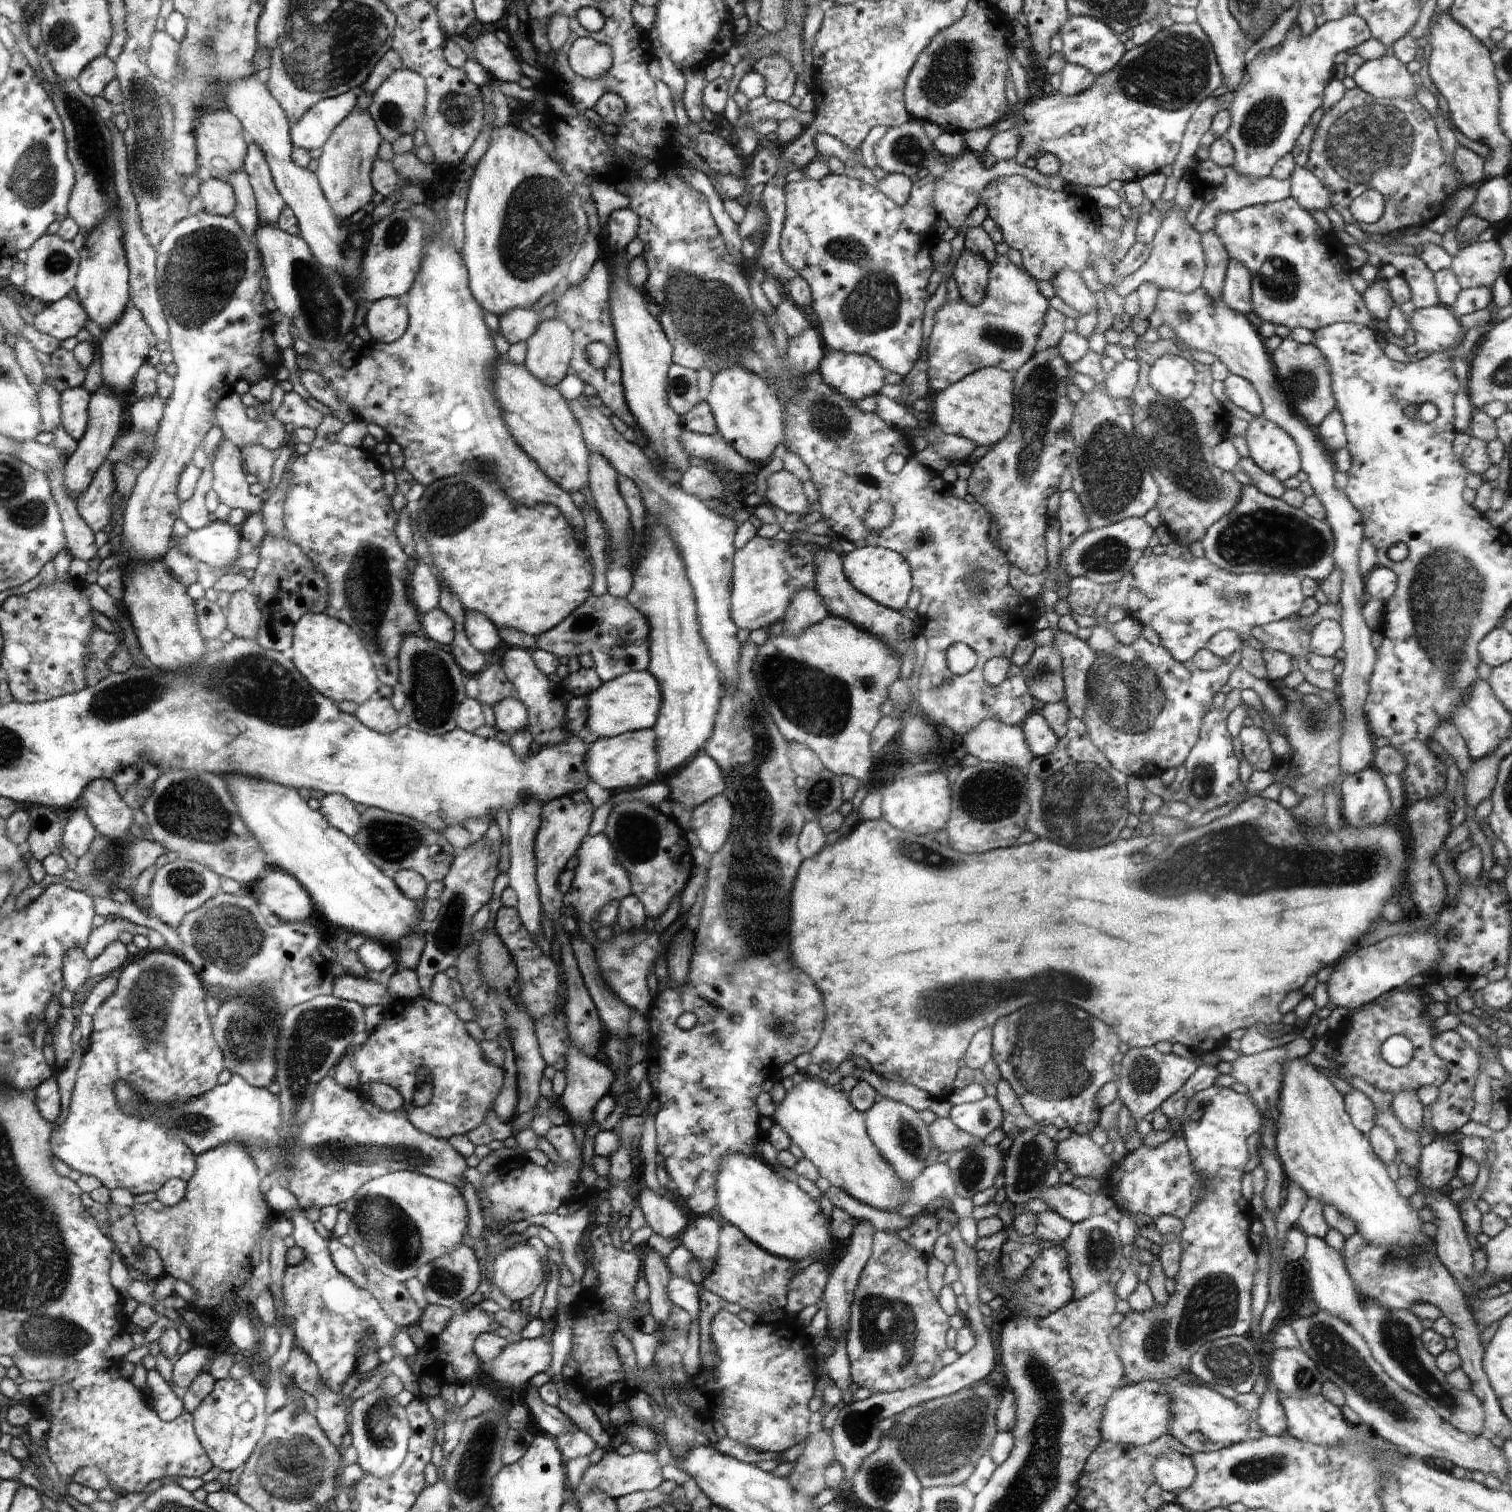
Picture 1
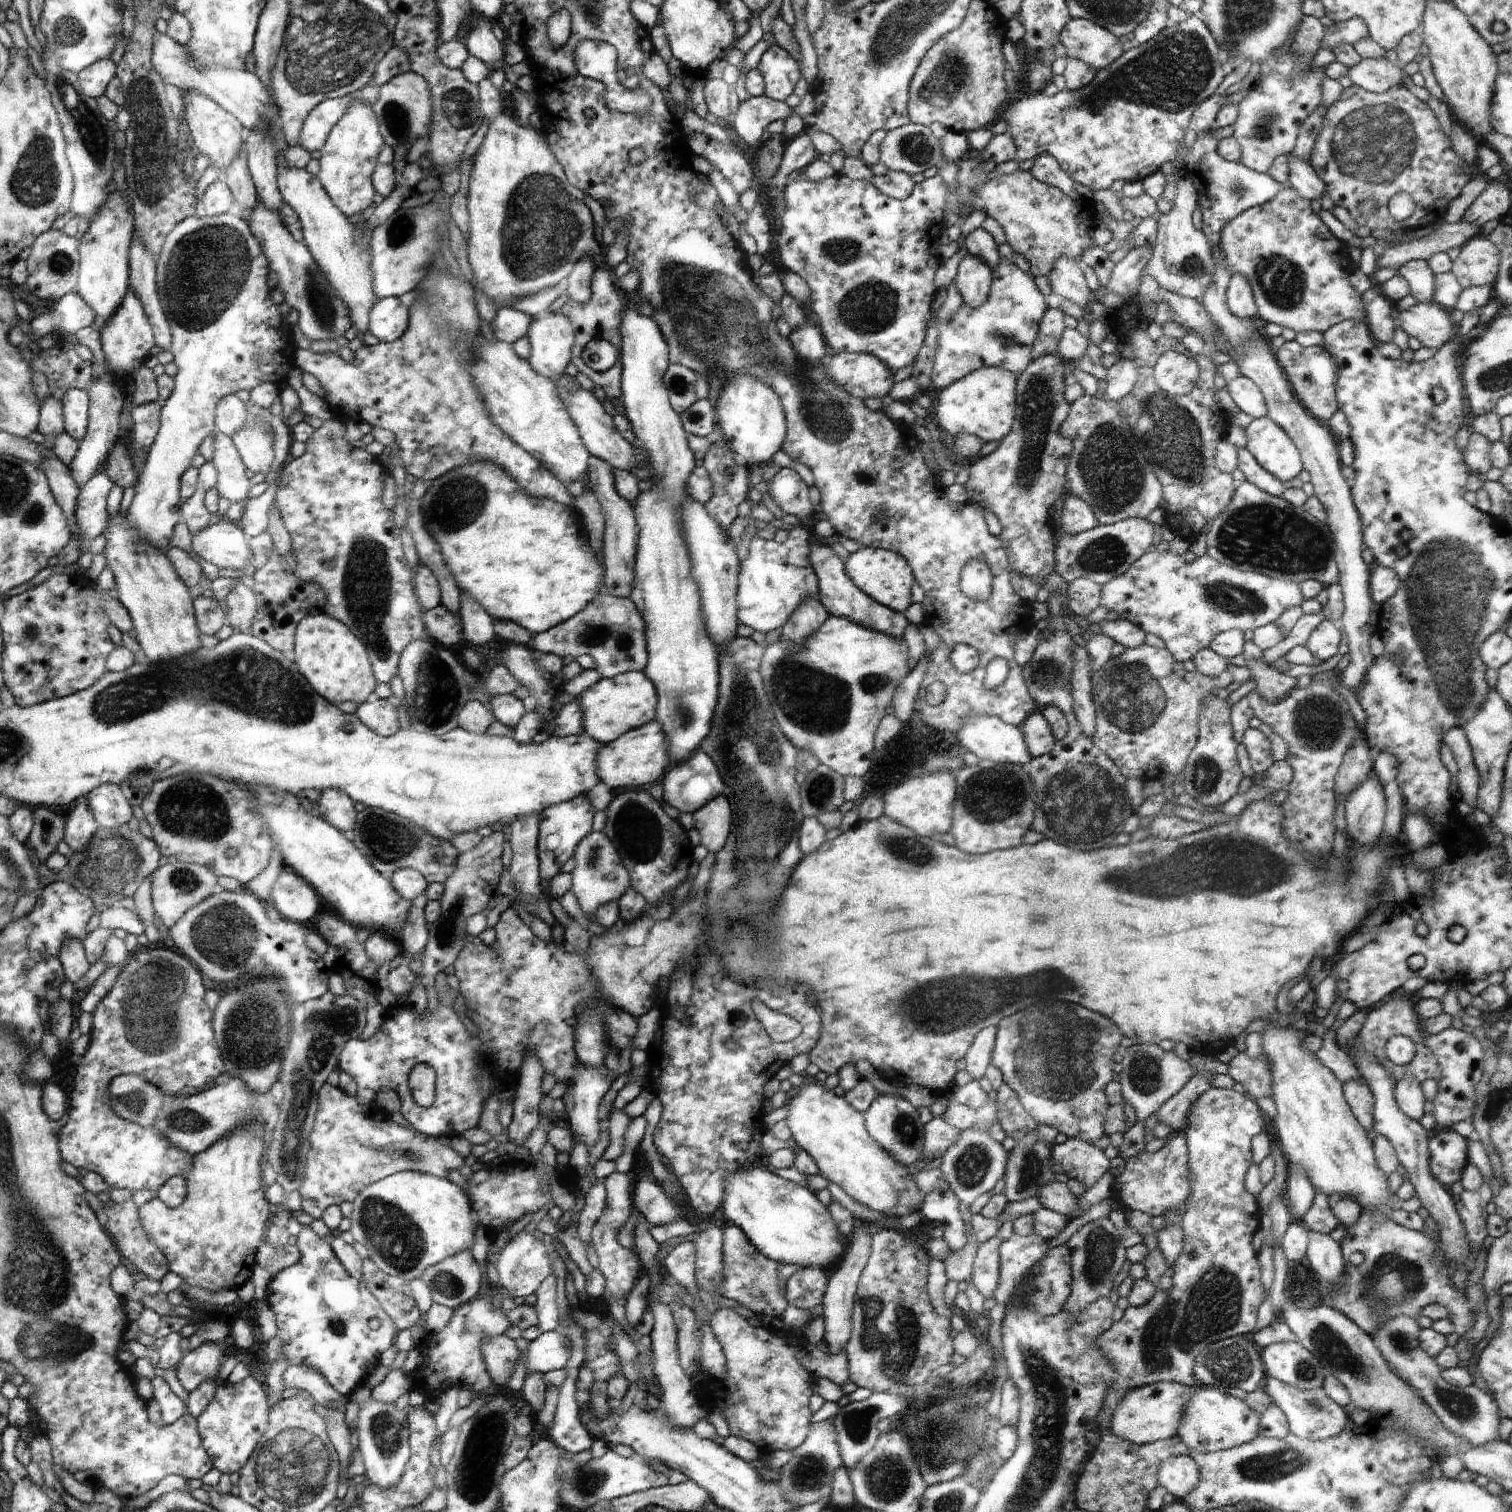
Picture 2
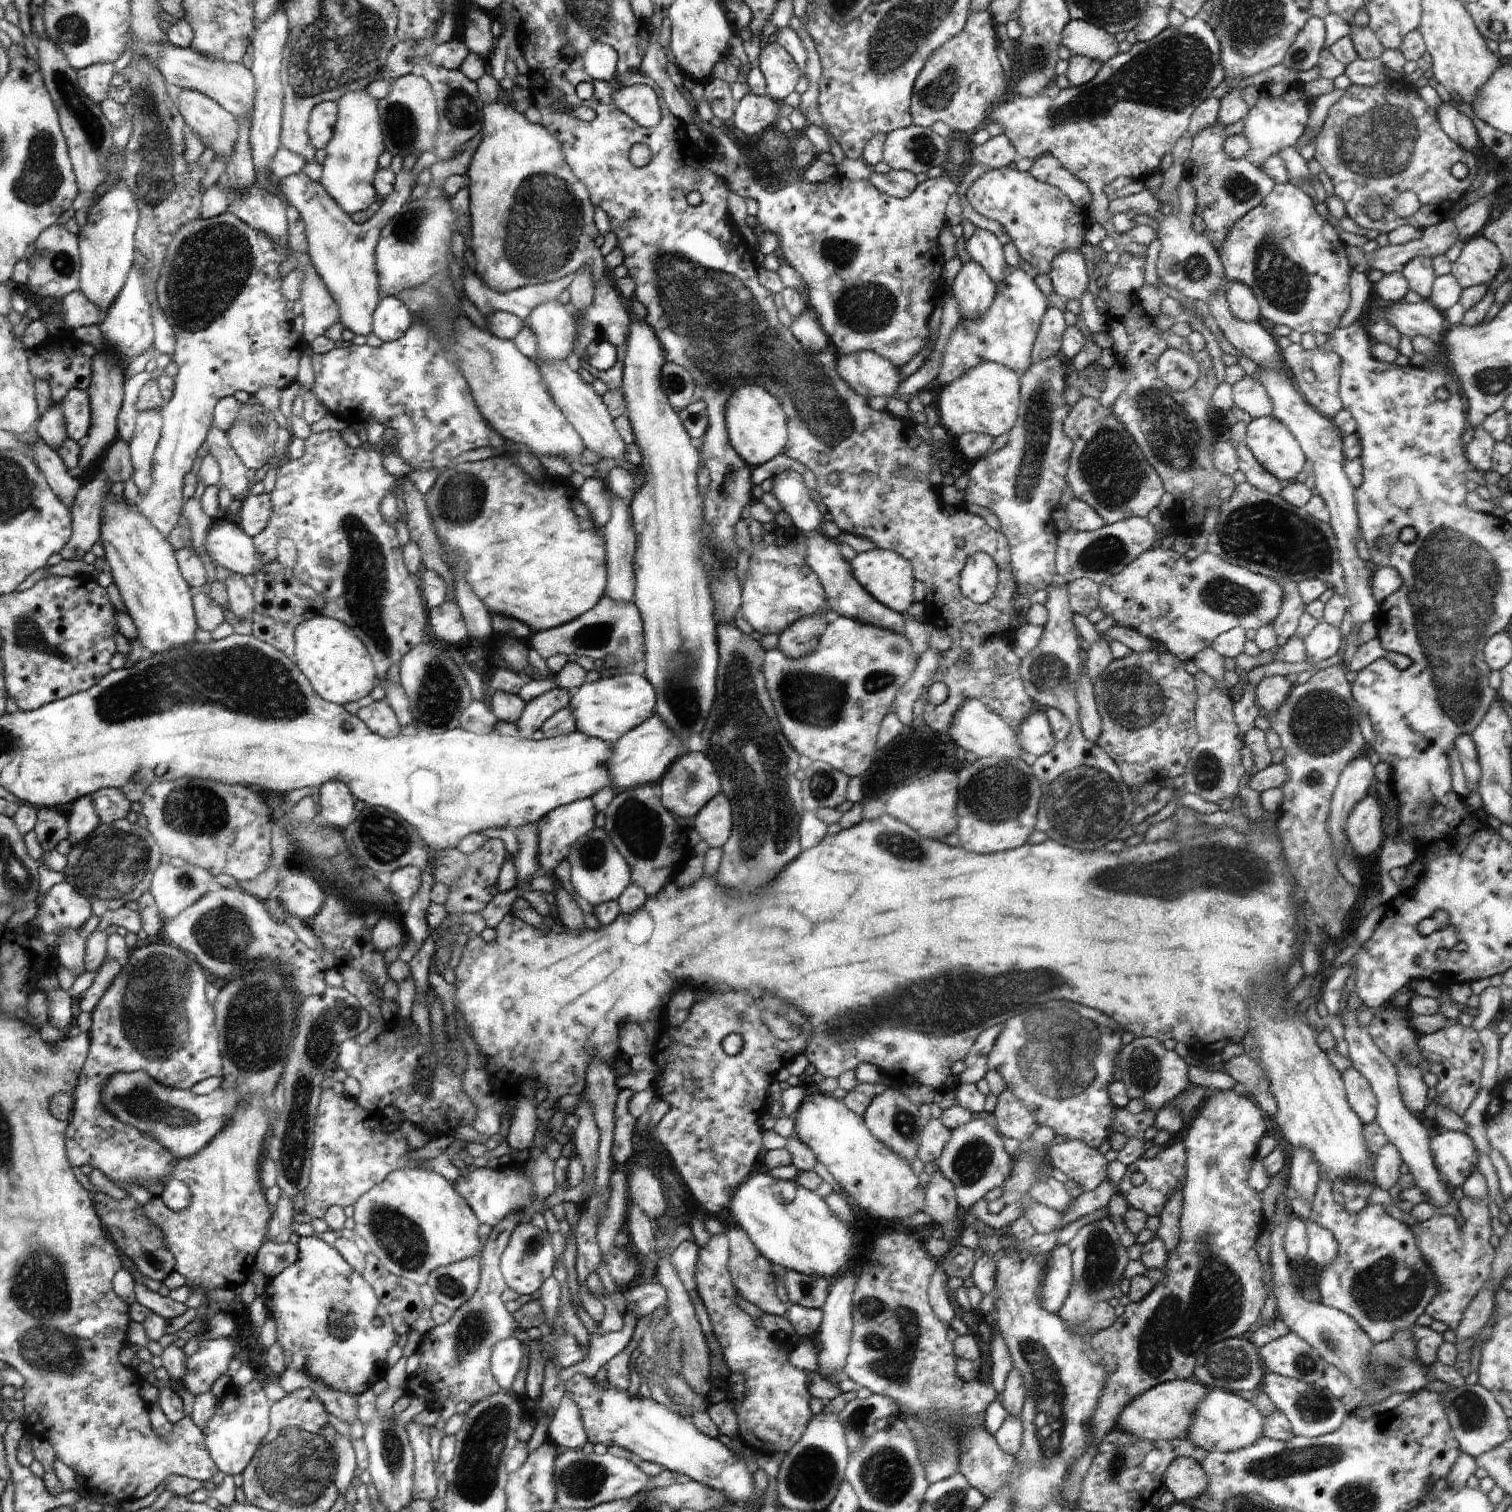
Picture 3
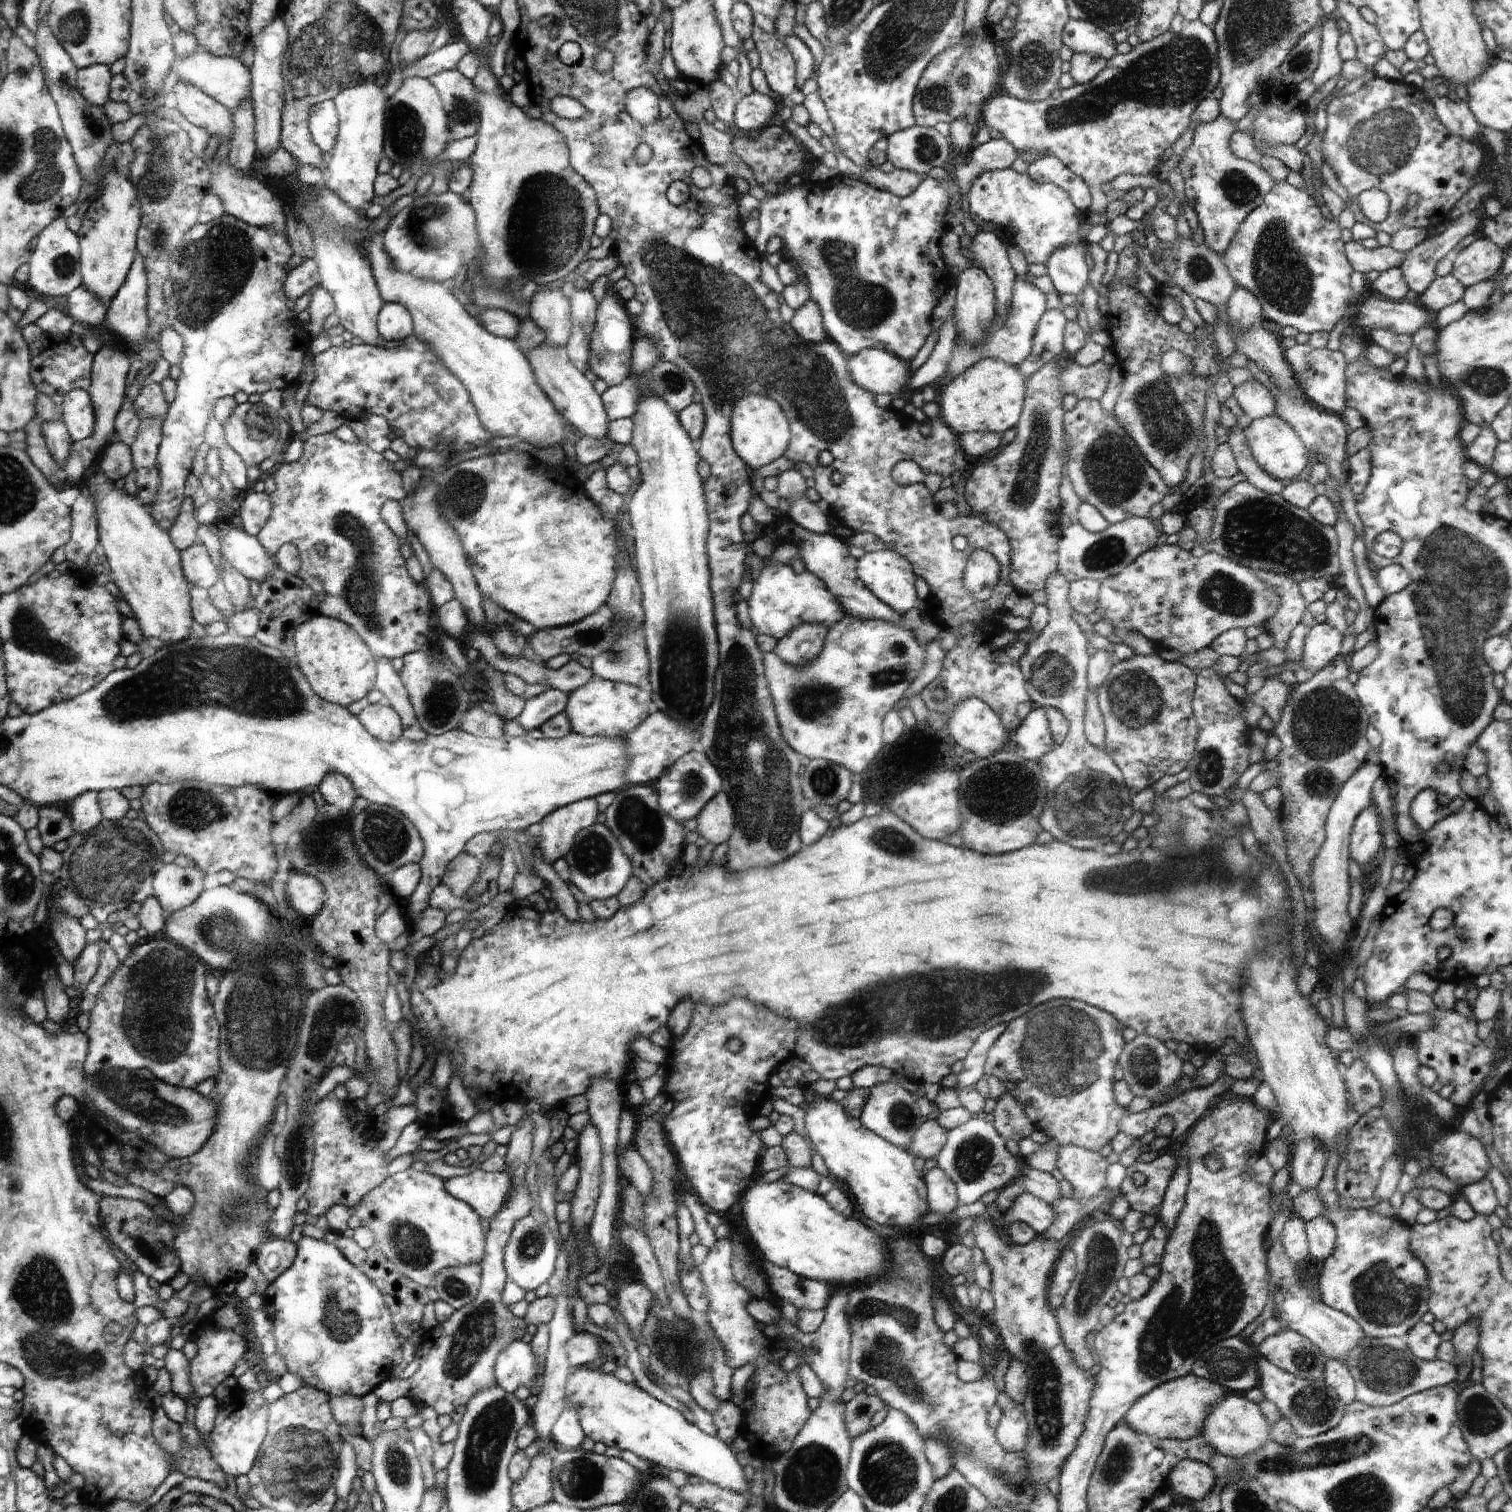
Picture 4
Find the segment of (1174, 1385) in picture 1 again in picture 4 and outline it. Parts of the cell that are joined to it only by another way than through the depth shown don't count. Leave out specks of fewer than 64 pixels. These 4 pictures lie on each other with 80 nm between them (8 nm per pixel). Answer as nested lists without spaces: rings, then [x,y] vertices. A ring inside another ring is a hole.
[[[1228,1392],[1214,1404],[1212,1412],[1206,1416],[1200,1436],[1213,1452],[1230,1458],[1244,1458],[1258,1452],[1266,1442],[1269,1442],[1270,1430],[1271,1425],[1266,1421],[1257,1404],[1250,1402],[1244,1396],[1236,1396]]]

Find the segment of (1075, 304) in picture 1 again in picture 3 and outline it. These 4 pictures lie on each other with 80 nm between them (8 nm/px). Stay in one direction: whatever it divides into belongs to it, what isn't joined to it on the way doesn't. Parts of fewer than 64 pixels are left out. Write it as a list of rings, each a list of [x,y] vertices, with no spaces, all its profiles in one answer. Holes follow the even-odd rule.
[[[1066,251],[1054,258],[1050,279],[1056,294],[1080,300],[1089,284],[1088,268],[1080,251]]]

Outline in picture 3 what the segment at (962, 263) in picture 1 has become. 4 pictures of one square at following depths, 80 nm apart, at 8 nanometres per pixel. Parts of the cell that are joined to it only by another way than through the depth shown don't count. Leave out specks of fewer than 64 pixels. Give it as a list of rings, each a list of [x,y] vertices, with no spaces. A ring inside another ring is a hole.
[[[970,260],[962,264],[954,280],[953,293],[962,317],[978,319],[980,314],[986,312],[986,308],[990,308],[996,296],[996,285],[978,262]]]

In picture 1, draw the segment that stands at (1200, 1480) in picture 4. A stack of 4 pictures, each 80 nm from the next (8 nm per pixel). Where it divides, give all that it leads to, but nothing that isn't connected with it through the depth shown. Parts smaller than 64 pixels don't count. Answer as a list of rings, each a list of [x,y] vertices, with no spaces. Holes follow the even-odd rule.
[[[1168,1450],[1160,1454],[1152,1464],[1152,1474],[1162,1491],[1175,1495],[1186,1490],[1196,1478],[1193,1461],[1178,1450]]]

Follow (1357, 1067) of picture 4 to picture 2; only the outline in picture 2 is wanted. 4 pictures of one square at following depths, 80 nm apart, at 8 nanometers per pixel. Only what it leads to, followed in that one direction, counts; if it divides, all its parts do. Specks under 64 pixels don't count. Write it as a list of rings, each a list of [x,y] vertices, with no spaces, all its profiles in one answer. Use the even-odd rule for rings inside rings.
[[[1350,1080],[1343,1084],[1343,1094],[1352,1114],[1358,1124],[1366,1130],[1367,1133],[1374,1128],[1374,1096],[1367,1084],[1362,1080]]]

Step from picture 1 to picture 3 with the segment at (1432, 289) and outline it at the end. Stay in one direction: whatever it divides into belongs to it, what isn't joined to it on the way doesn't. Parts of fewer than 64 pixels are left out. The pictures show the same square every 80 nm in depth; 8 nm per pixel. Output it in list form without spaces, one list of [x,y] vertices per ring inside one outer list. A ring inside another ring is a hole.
[[[1420,256],[1410,260],[1402,270],[1401,274],[1406,278],[1410,290],[1418,294],[1422,299],[1429,299],[1435,276],[1433,258],[1430,256]]]

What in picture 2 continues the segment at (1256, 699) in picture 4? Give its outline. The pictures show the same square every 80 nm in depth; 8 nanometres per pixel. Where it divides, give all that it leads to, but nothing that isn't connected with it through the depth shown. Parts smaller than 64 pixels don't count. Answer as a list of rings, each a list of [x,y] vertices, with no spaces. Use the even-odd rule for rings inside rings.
[[[1245,642],[1242,657],[1246,660],[1251,677],[1256,680],[1256,692],[1269,704],[1277,702],[1297,687],[1297,677],[1272,670],[1270,665],[1262,661],[1263,651],[1254,642]]]

